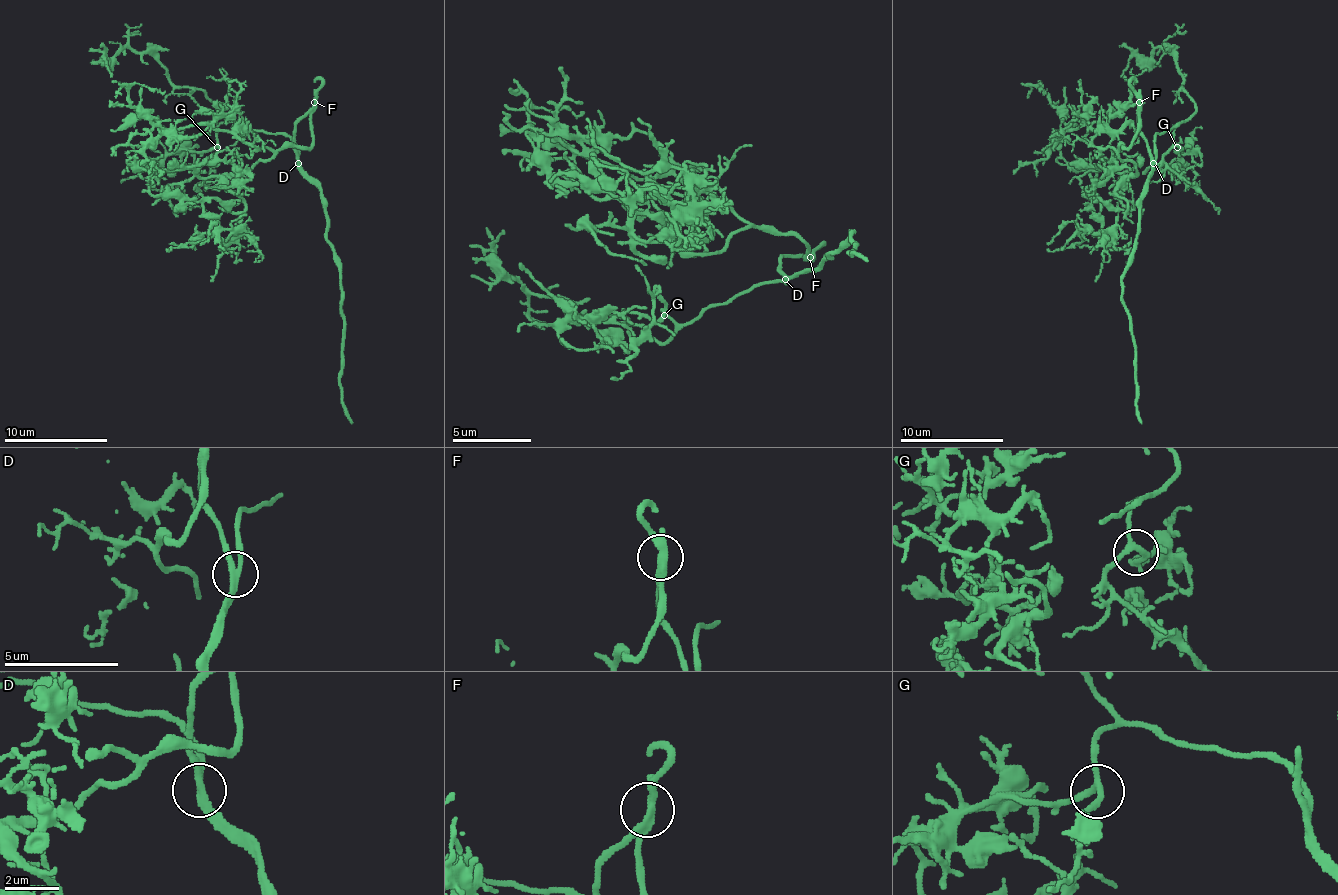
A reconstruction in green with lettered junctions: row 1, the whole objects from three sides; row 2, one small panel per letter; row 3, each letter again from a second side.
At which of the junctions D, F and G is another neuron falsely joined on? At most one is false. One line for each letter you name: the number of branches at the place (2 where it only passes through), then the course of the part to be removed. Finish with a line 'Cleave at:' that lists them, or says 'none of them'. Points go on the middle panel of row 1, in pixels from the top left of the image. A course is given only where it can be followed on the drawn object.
Cleave at: none of them

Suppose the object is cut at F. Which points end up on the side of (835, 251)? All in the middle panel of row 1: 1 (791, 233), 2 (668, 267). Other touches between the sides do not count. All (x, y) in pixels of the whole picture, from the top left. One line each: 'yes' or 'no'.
1: no
2: no

